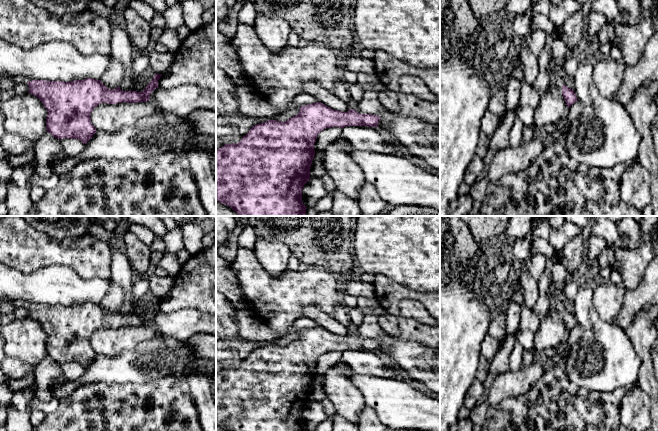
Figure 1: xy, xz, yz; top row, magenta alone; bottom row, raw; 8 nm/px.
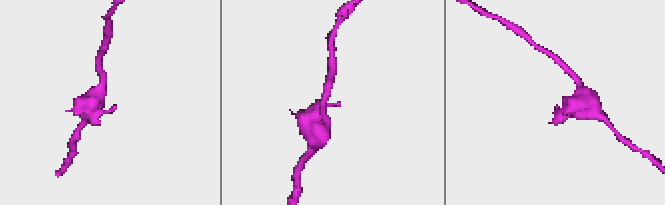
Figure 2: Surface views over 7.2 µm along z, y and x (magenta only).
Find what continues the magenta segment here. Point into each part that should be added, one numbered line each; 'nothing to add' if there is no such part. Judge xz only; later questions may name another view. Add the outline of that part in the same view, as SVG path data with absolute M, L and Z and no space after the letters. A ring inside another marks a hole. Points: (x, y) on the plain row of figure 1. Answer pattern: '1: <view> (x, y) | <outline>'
nothing to add

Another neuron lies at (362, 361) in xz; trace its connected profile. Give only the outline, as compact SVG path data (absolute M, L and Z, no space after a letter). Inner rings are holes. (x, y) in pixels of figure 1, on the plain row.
M346 350L342 353L341 361L360 374L397 379L396 372L390 369L385 364L383 356L375 351Z

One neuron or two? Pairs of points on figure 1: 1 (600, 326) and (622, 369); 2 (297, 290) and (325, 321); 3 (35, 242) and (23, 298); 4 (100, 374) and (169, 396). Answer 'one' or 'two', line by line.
1: one
2: two
3: two
4: two

